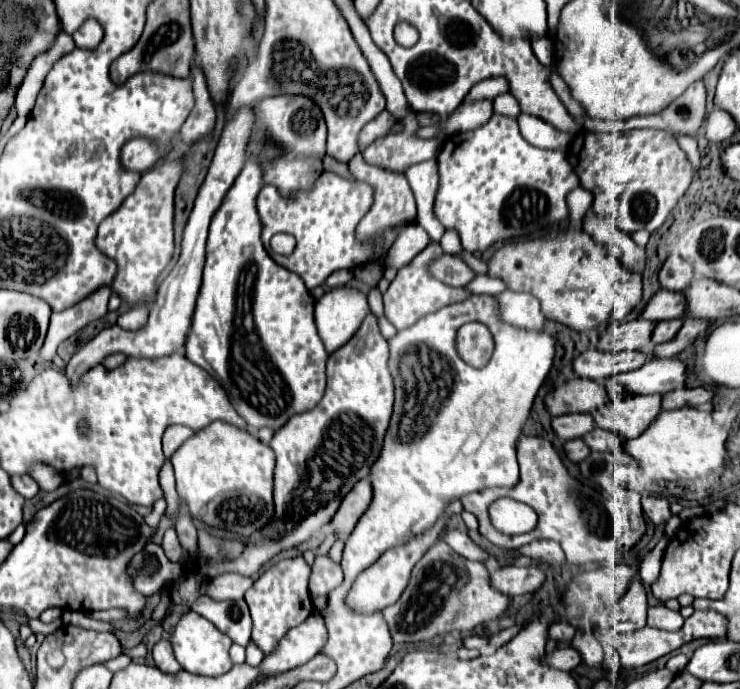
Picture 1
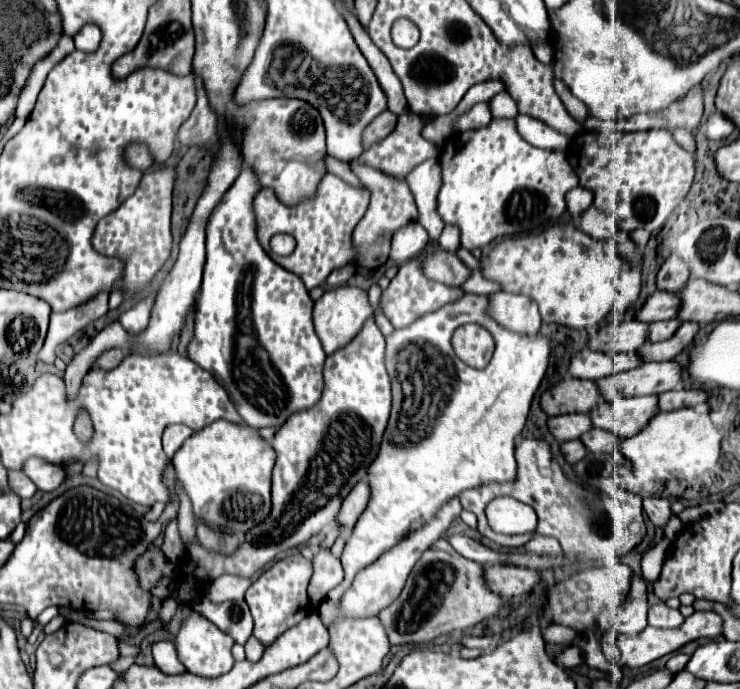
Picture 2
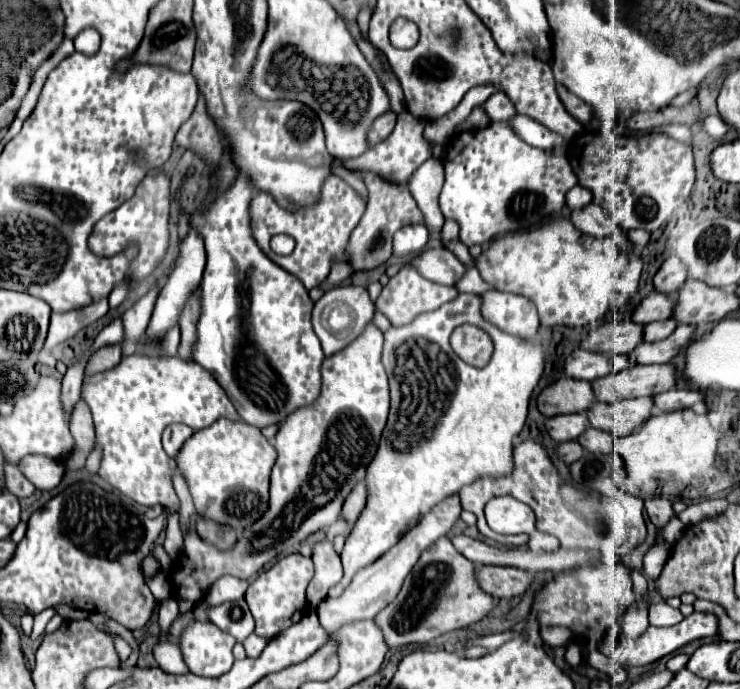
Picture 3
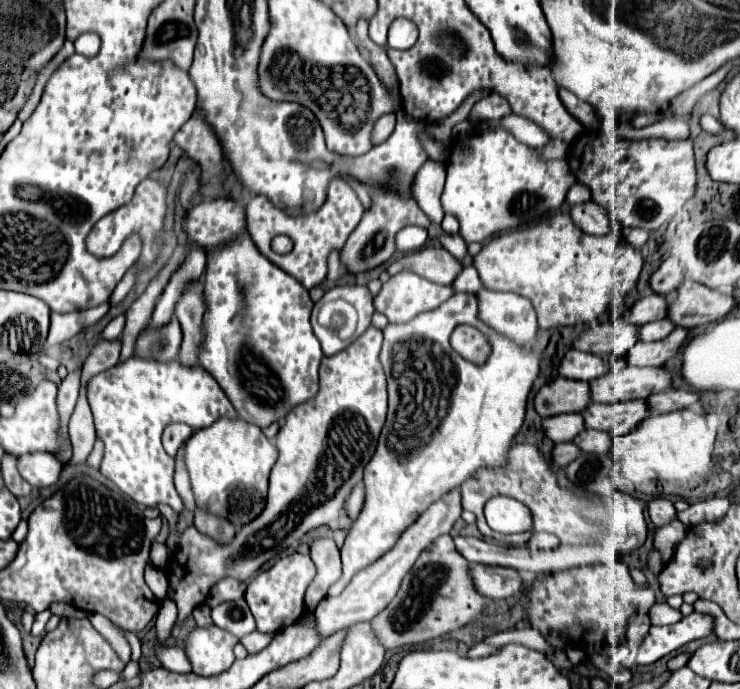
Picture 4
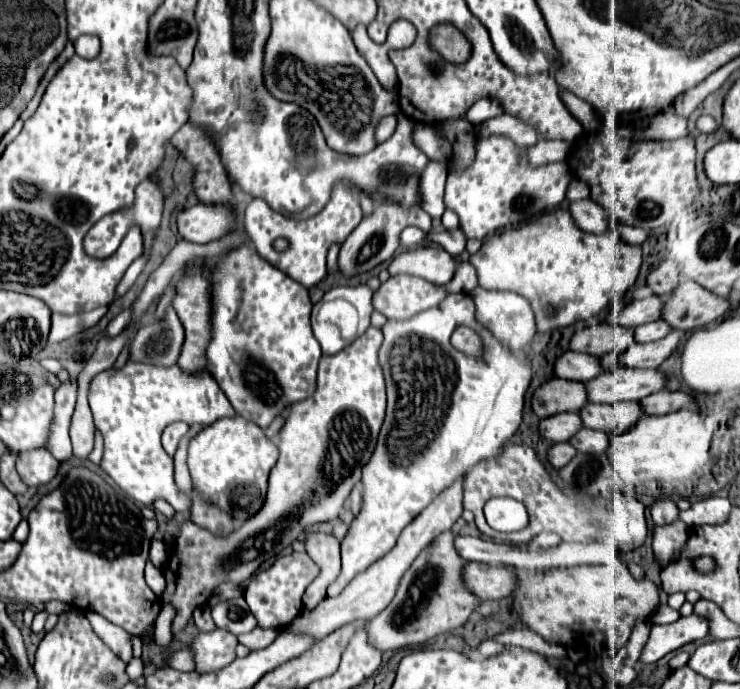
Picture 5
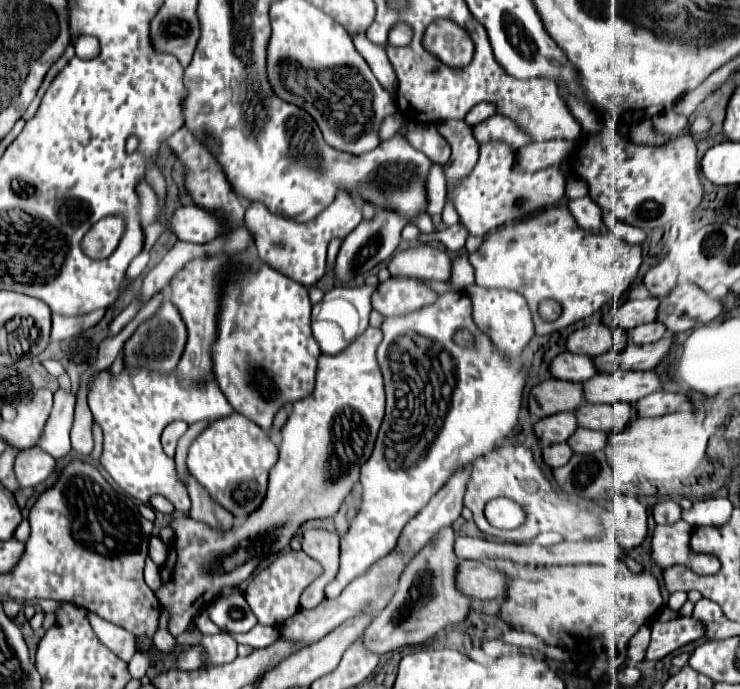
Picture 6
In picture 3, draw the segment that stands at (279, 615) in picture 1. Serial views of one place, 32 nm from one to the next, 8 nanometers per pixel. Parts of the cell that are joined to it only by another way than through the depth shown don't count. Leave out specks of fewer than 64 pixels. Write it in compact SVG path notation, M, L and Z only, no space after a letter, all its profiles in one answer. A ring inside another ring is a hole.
M290 554L282 560L278 560L270 570L264 570L246 590L246 602L250 606L250 612L256 620L254 634L272 640L292 624L300 622L302 616L308 612L308 600L306 600L306 588L308 582L314 576L314 566L310 558L304 558L302 554Z

